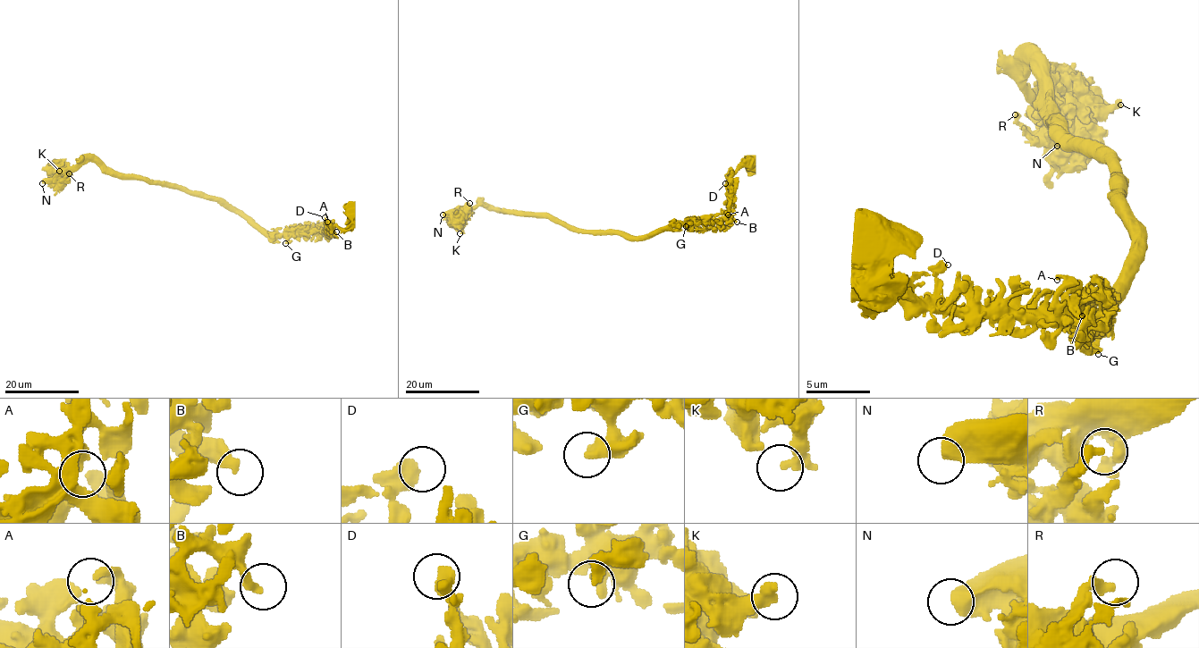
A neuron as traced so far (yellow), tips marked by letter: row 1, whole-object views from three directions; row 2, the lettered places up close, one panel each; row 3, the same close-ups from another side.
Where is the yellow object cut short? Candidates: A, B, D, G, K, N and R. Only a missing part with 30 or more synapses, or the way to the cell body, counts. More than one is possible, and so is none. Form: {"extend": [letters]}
{"extend": []}

